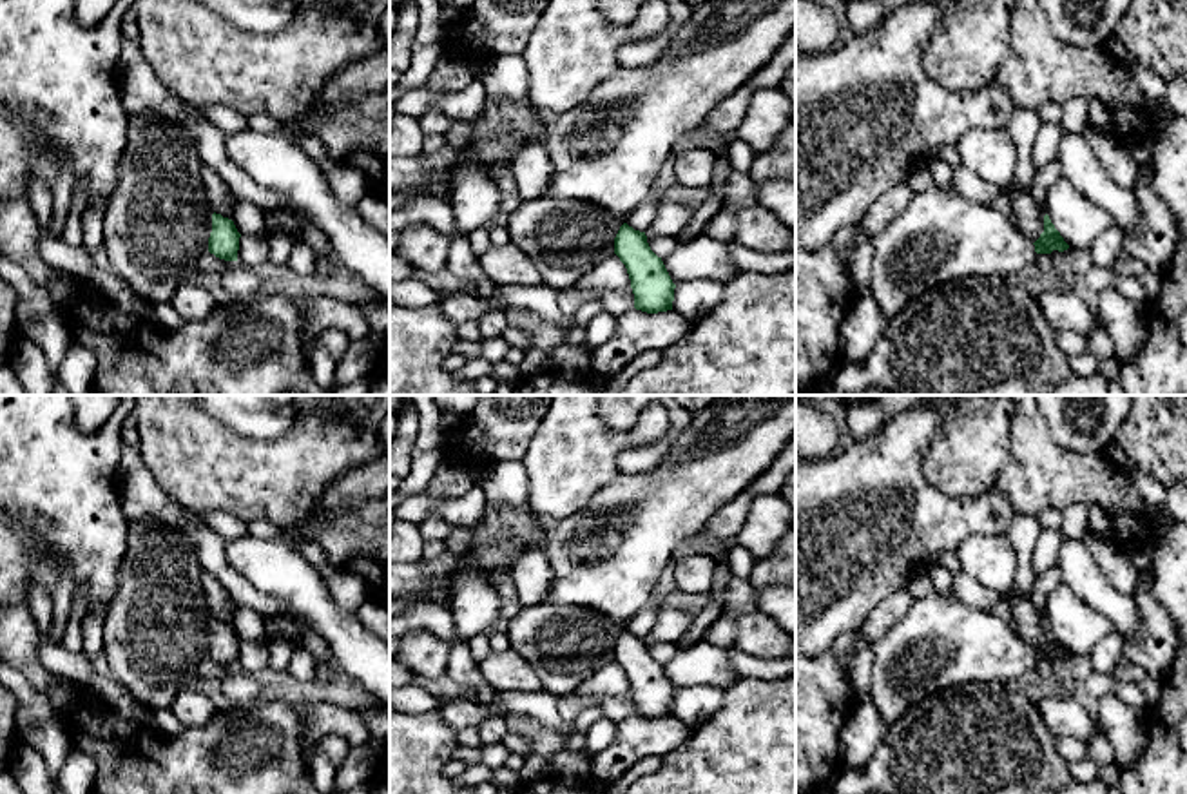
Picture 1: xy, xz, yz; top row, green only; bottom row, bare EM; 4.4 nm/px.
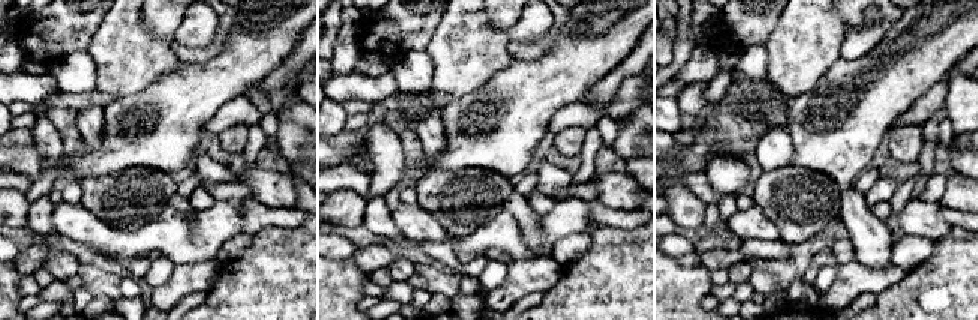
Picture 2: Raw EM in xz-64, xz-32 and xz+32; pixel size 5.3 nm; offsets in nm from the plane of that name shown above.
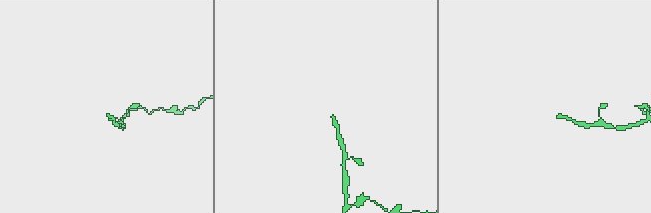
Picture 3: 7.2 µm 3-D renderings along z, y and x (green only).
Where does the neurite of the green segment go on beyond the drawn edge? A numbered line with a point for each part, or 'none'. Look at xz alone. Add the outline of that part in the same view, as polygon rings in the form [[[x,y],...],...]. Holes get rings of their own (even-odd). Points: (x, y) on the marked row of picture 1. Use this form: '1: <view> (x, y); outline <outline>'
none

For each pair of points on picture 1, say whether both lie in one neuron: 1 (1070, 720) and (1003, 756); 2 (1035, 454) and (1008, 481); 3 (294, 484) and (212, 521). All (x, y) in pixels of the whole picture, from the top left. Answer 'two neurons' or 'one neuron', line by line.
1: two neurons
2: one neuron
3: two neurons

